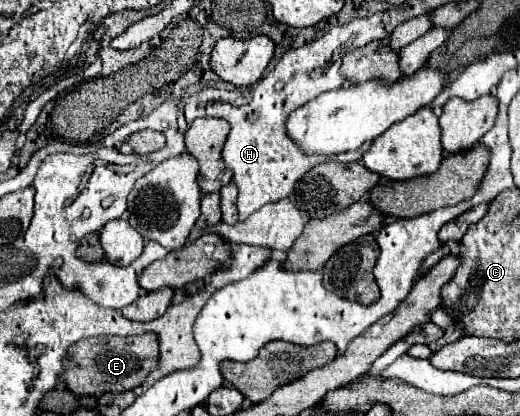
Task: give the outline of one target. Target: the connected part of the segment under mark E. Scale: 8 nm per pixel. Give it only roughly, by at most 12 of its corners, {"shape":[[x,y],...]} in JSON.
{"shape":[[157,334],[95,336],[71,348],[75,394],[125,392],[159,364]]}

